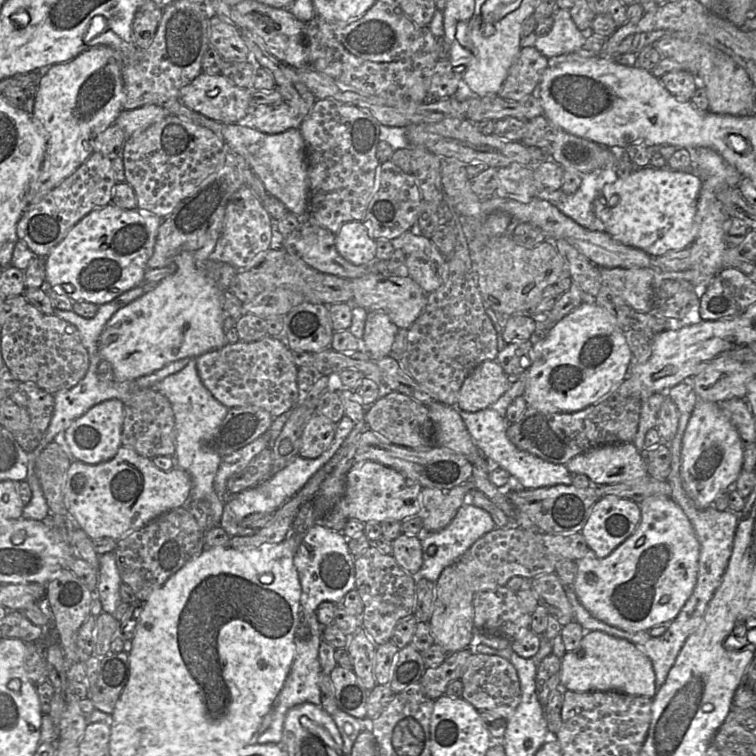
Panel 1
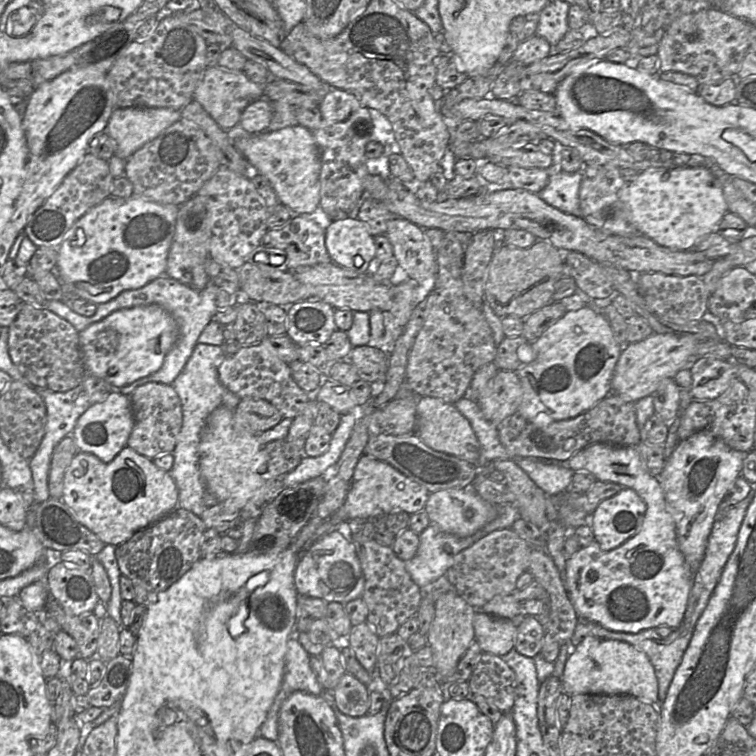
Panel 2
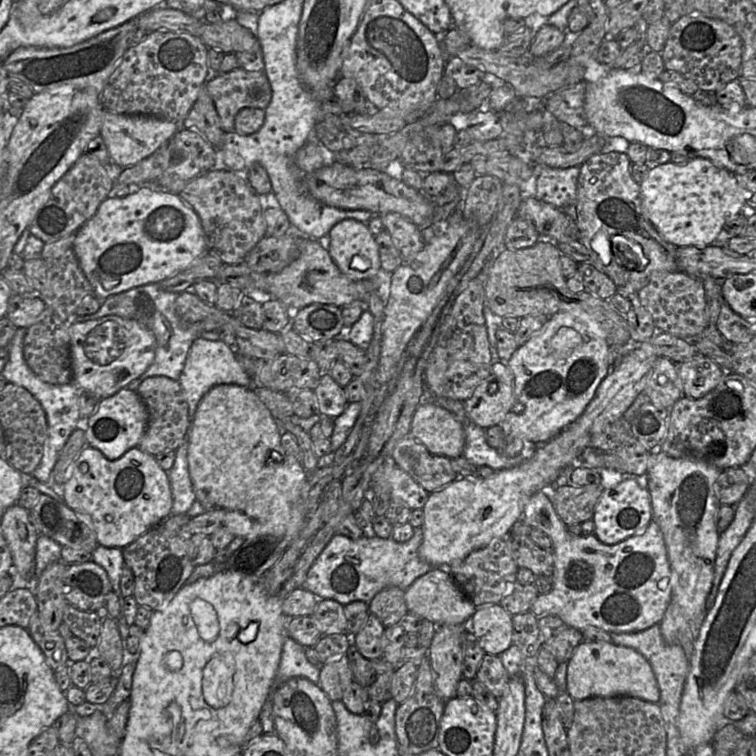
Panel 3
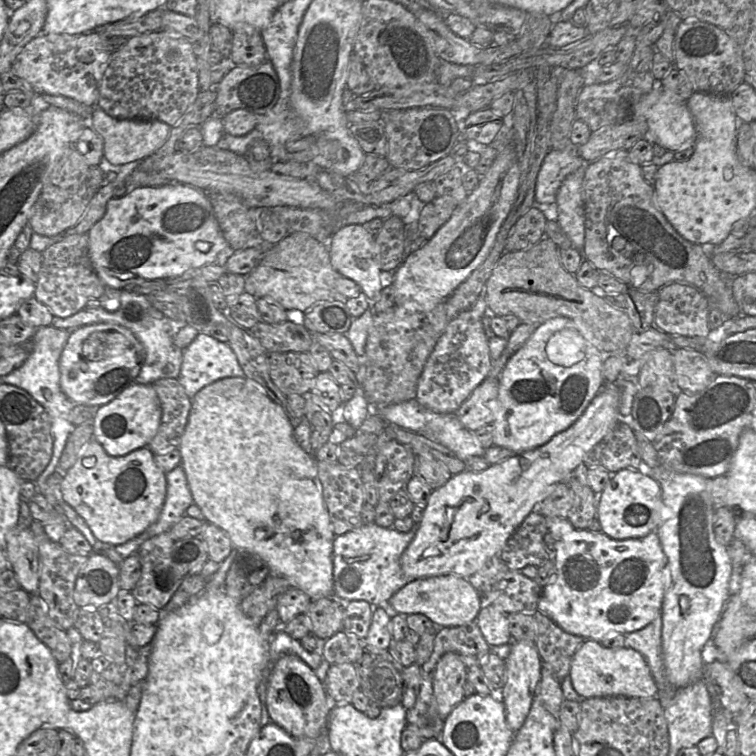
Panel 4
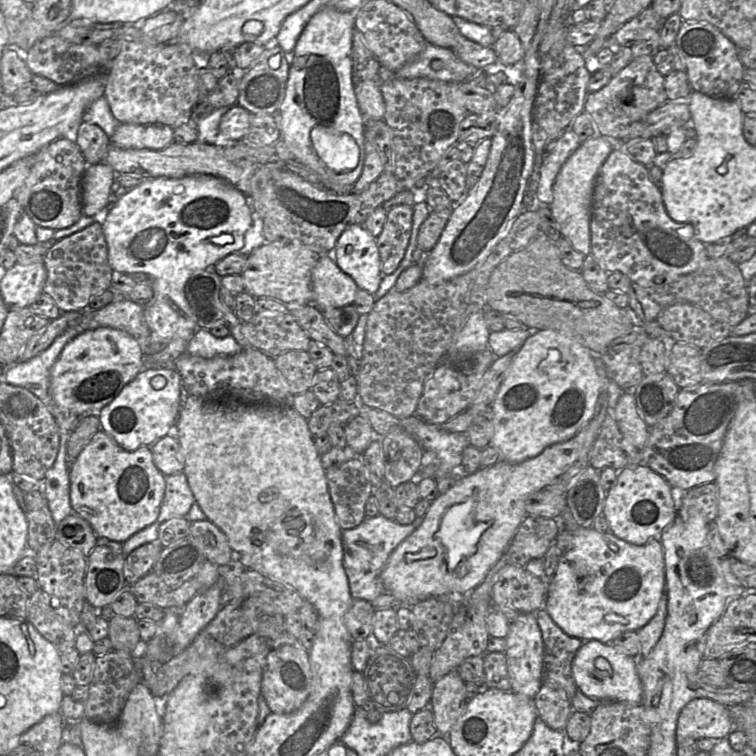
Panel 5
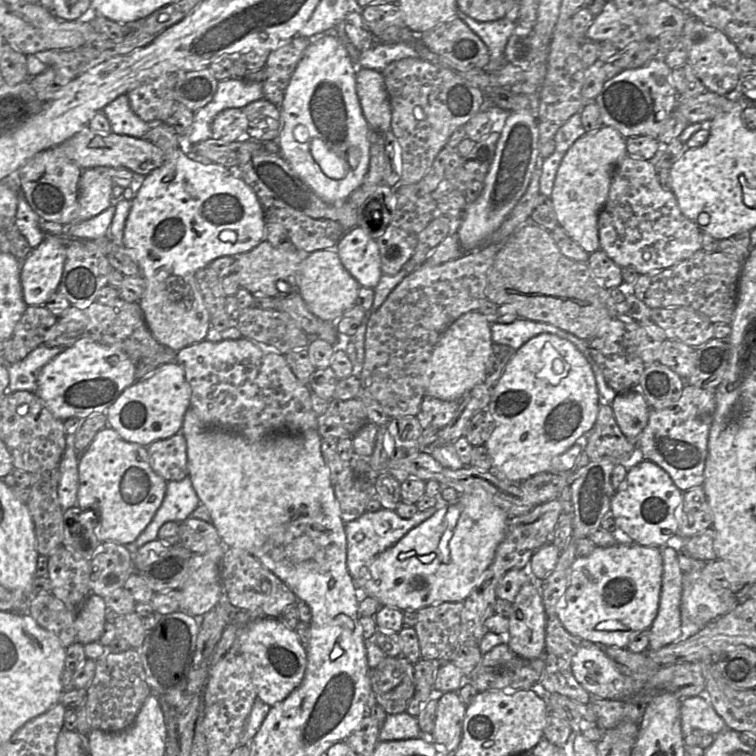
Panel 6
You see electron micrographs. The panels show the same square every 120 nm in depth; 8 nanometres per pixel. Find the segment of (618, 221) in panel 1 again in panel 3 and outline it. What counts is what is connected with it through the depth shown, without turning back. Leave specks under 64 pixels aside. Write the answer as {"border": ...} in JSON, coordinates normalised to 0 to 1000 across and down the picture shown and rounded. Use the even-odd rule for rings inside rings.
{"border":[[[914,208],[907,216],[860,218],[854,235],[847,242],[848,263],[853,282],[873,312],[882,320],[898,327],[934,327],[942,324],[959,296],[979,282],[987,270],[987,251],[974,239],[963,225],[948,220],[931,208]]]}

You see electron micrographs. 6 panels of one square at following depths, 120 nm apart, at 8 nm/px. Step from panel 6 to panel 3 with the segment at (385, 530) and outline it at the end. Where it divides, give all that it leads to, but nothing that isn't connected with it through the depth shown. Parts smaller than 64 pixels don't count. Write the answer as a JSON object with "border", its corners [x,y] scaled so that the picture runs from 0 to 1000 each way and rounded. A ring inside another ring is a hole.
{"border":[[[558,697],[549,698],[546,710],[533,718],[496,708],[467,714],[443,706],[418,738],[396,778],[410,782],[421,792],[439,792],[454,802],[467,795],[488,799],[500,783],[512,776],[537,780],[549,767],[574,751],[554,735],[558,716]]]}

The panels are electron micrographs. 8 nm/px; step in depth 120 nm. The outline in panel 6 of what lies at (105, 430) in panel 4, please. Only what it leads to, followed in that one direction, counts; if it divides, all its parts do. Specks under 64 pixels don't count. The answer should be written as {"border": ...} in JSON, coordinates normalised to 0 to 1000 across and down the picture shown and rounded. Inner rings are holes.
{"border":[[[234,479],[214,481],[198,496],[168,512],[139,548],[143,562],[167,583],[192,591],[210,581],[224,579],[241,567],[246,544],[253,538],[253,512],[242,487]]]}

